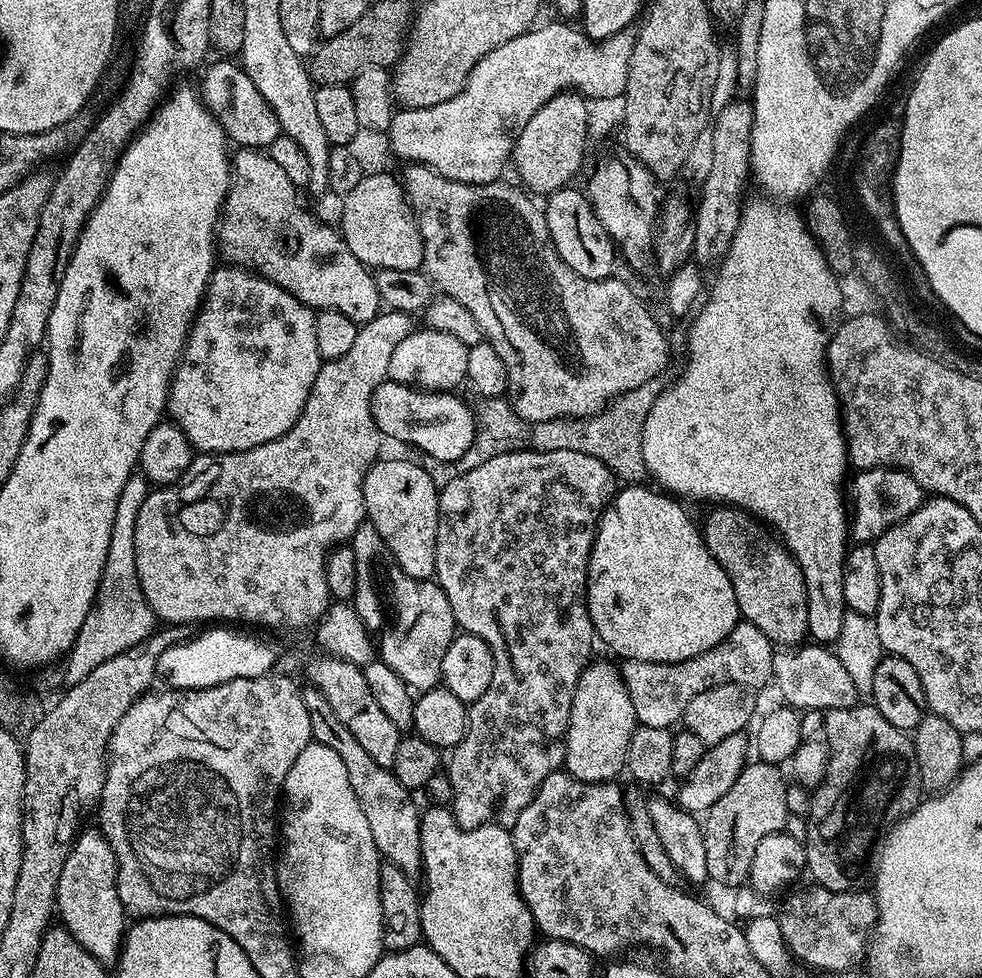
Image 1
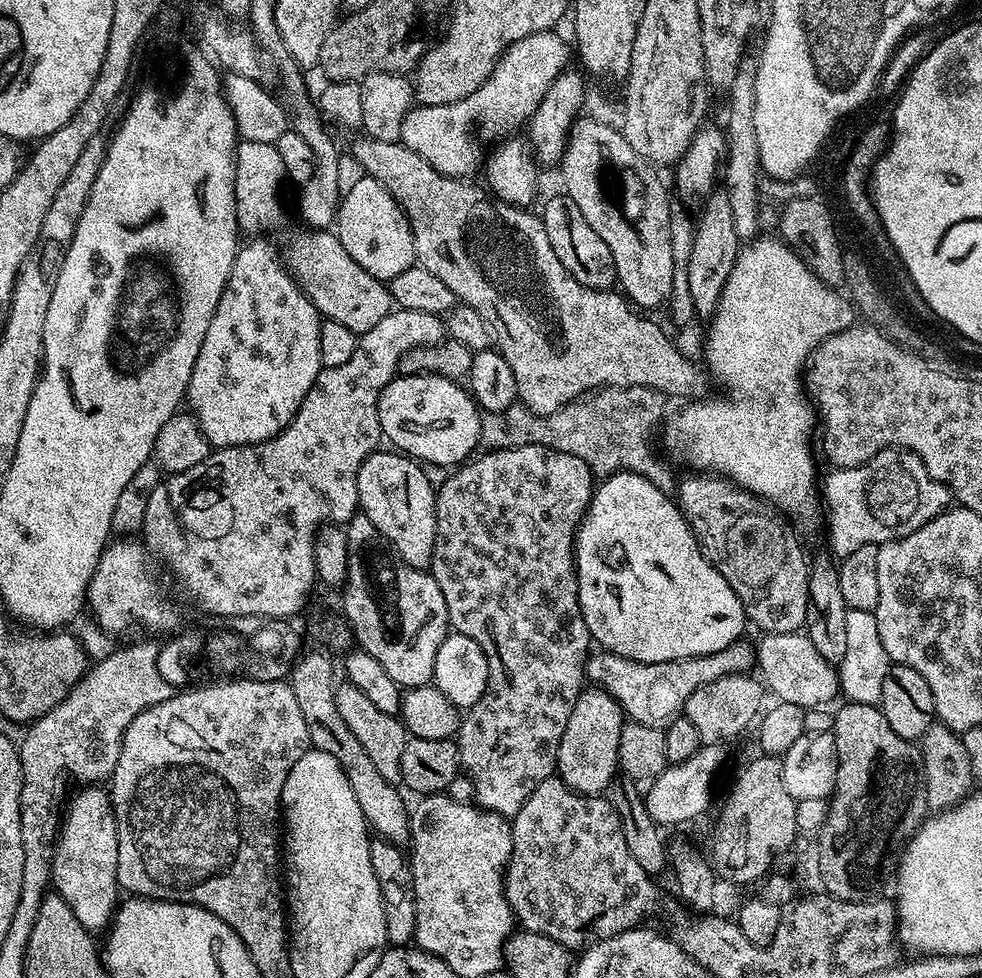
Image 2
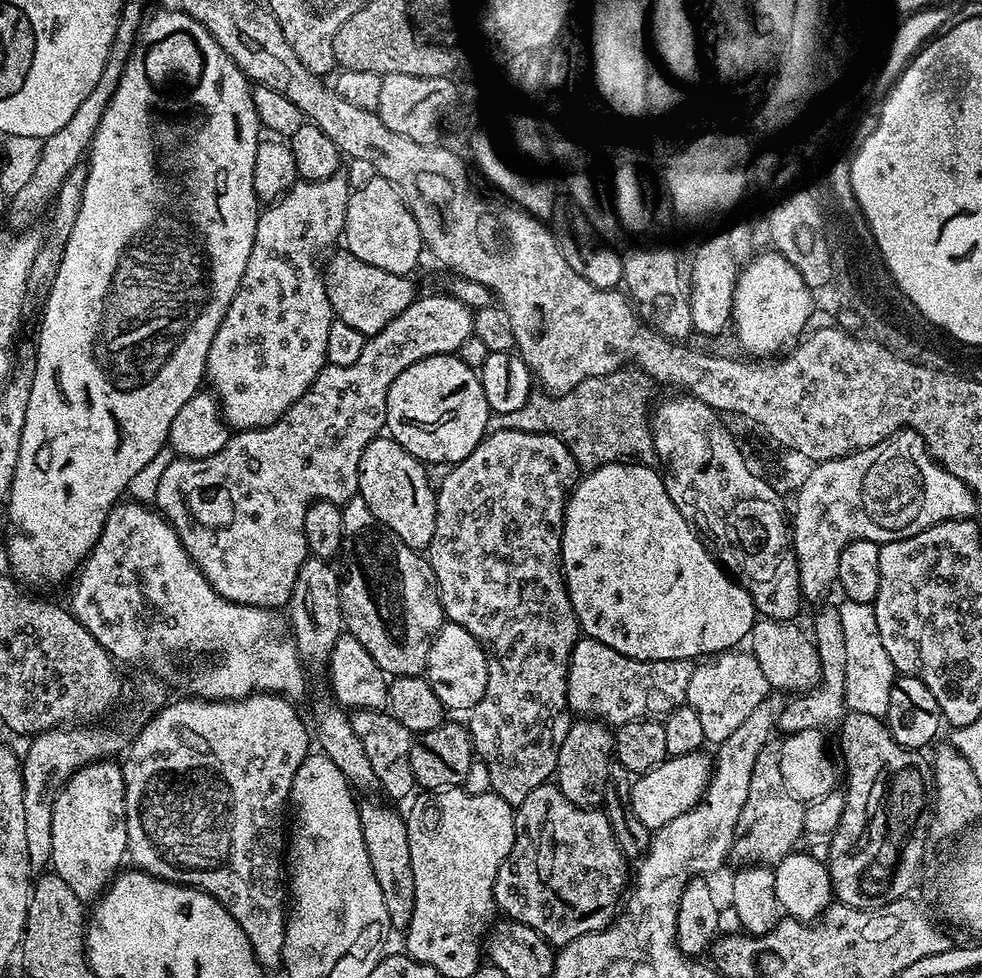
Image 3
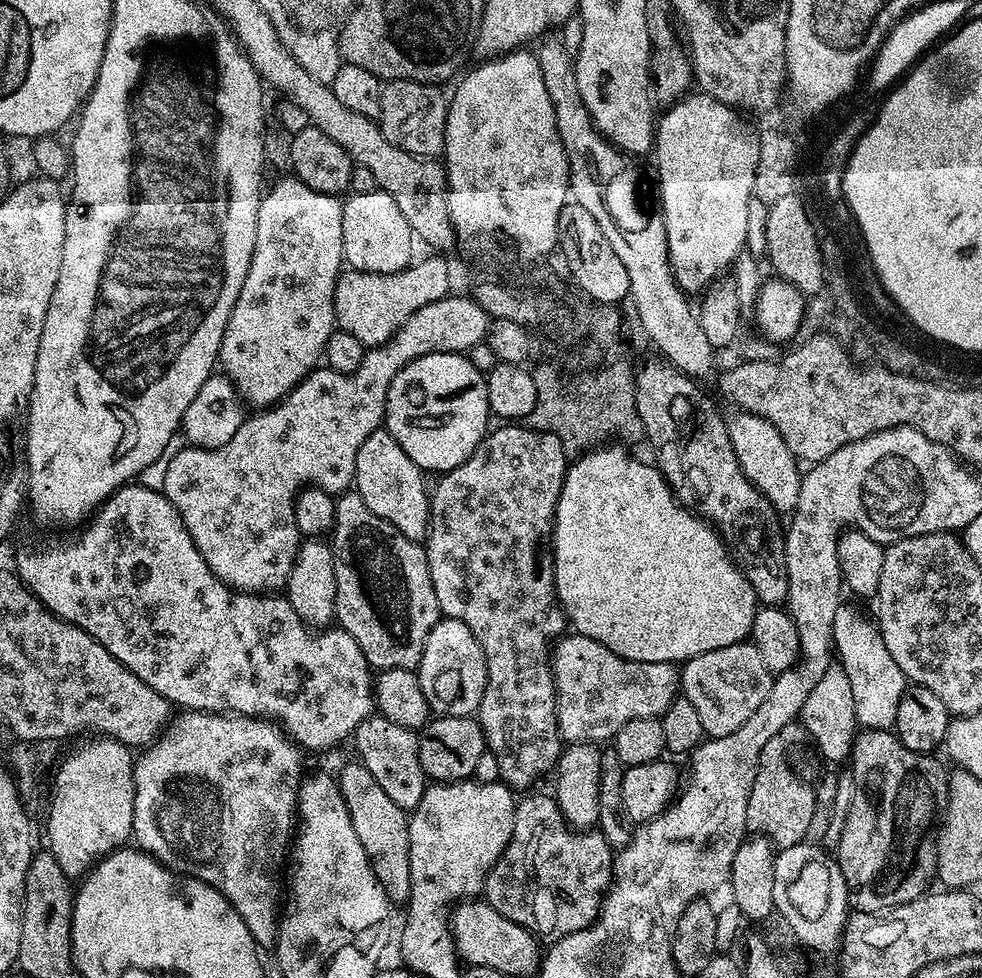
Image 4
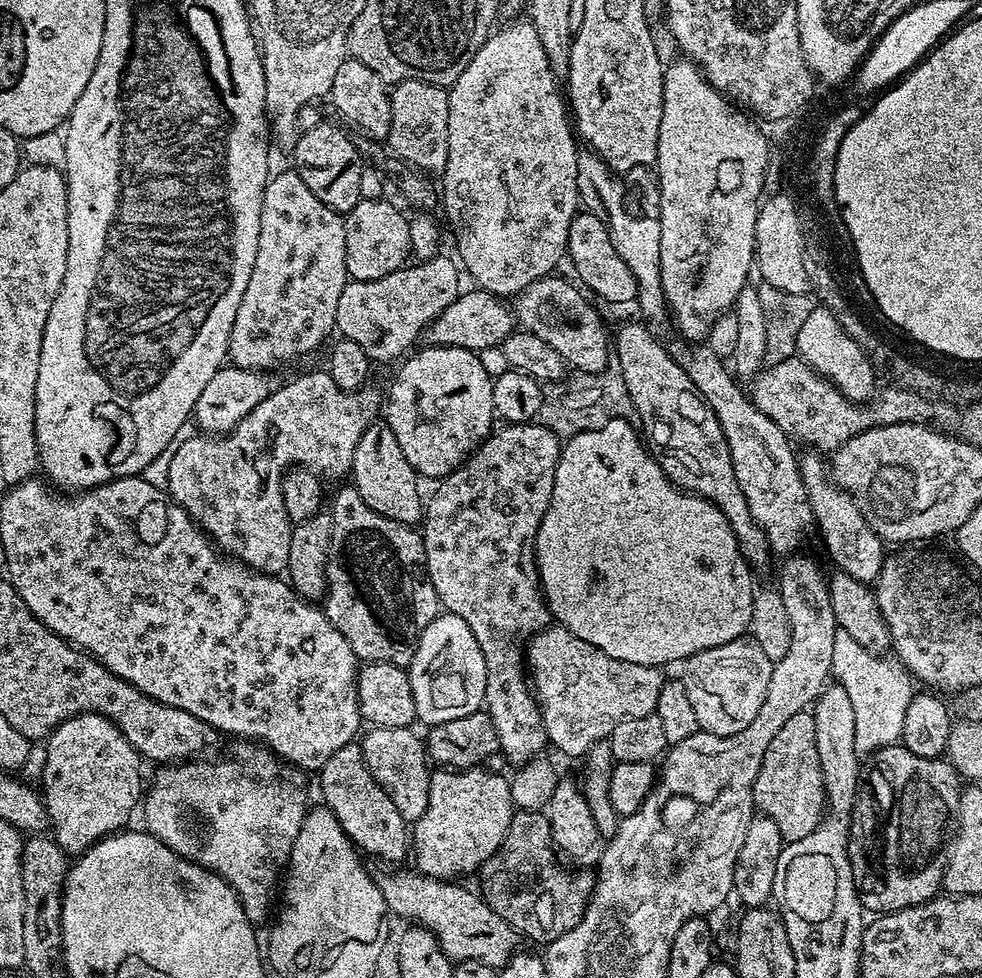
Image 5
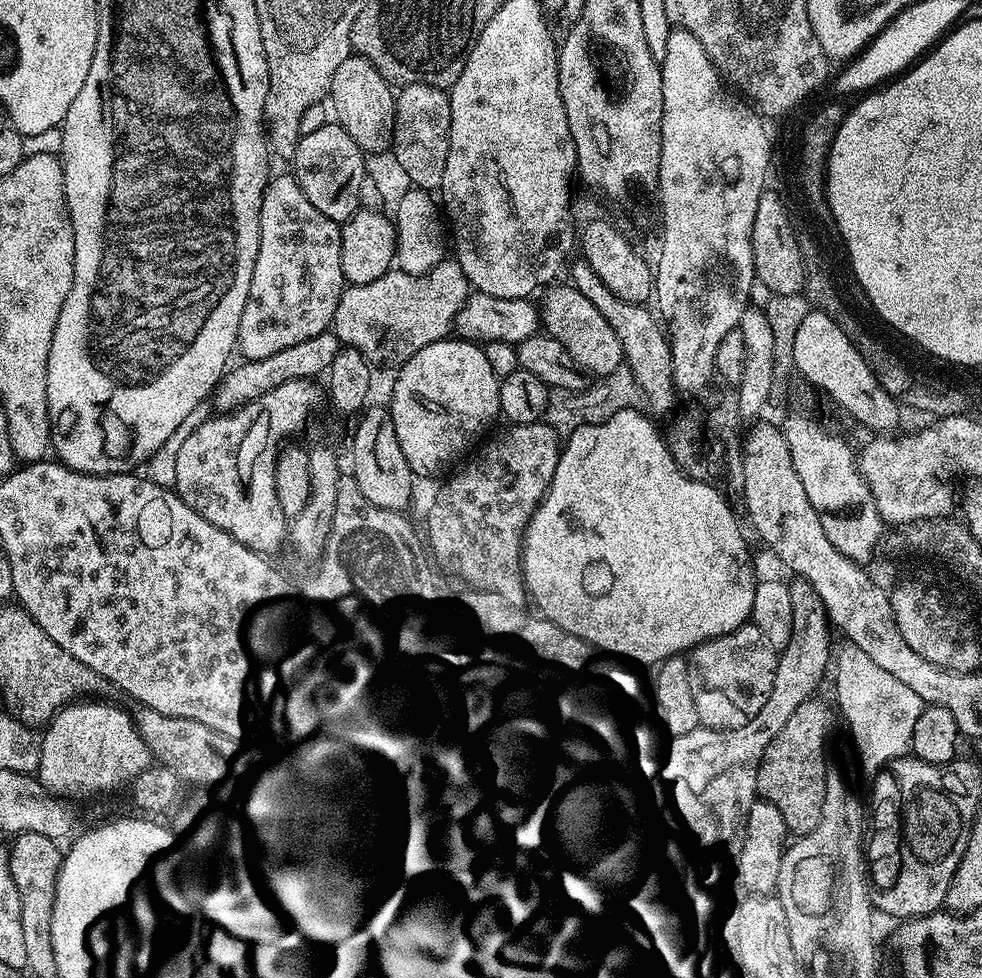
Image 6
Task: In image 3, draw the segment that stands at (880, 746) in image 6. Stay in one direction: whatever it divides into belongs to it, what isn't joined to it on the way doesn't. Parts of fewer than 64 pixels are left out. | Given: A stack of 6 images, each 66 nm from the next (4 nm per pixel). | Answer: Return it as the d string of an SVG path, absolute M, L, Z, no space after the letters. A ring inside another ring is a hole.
M844 600L839 605L842 618L842 634L846 641L846 694L844 702L848 712L870 714L884 718L890 708L890 692L898 673L886 646L882 646L882 634L878 634L878 618L873 605Z

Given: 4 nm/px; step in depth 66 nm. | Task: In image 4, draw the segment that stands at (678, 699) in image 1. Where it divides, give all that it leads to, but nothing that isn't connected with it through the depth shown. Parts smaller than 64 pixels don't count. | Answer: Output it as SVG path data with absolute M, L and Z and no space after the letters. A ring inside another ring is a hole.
M565 634L556 641L550 657L552 677L556 687L556 713L561 737L574 744L611 741L626 722L634 718L657 718L676 701L680 687L680 668L666 662L634 662L614 654L602 642L579 634Z

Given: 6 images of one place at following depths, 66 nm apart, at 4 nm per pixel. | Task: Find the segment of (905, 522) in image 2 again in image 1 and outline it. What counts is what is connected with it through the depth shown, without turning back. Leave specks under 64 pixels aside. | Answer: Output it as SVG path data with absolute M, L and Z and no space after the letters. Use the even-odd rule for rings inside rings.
M885 466L883 468L866 468L855 473L856 477L850 480L850 500L856 503L856 512L850 516L850 536L856 542L874 542L883 532L890 530L898 522L902 522L906 518L910 518L910 514L914 514L914 510L918 510L920 505L926 499L926 493L920 487L920 483L912 477L911 472L905 472L903 468L894 468Z

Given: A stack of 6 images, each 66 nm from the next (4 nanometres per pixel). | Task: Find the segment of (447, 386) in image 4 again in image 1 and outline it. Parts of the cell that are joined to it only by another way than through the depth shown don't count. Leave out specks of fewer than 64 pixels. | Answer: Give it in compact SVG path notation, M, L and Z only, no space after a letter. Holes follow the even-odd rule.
M384 380L372 391L372 417L381 437L412 445L417 452L430 454L436 460L455 462L470 450L475 441L476 417L452 392L425 392L408 388L393 380Z

